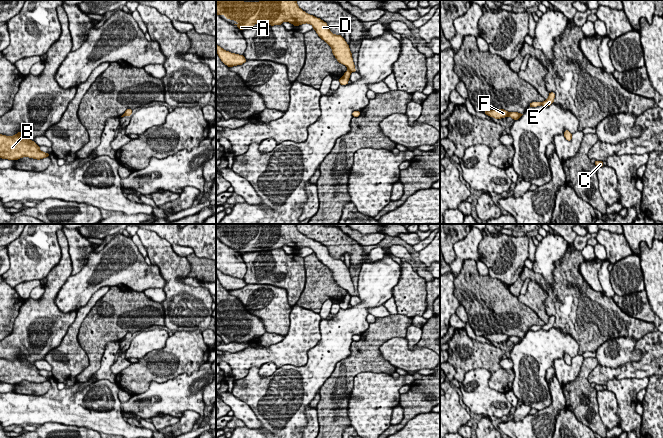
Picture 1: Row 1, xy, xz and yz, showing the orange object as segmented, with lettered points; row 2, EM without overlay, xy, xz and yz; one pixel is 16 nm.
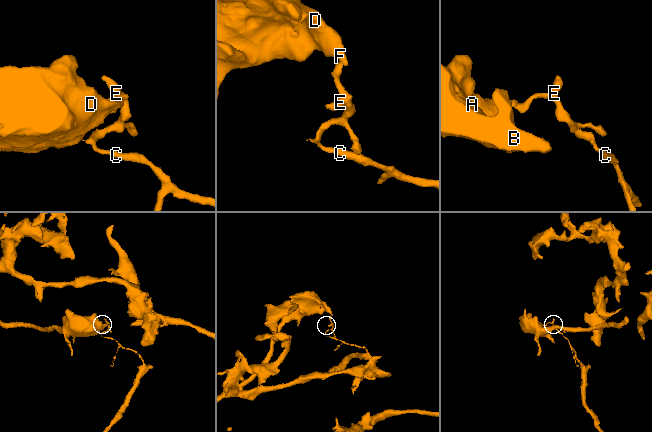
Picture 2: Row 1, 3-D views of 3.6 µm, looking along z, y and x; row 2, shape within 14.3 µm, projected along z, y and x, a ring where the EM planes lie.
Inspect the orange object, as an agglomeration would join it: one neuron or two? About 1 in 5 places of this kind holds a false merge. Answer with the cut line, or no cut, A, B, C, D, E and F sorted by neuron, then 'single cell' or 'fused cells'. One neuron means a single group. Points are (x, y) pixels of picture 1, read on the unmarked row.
cut xz (348, 292), (351, 295); groups A B D F / C E; fused cells

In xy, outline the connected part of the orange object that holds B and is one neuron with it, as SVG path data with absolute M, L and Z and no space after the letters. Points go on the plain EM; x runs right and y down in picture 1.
M18 356L14 360L0 358L0 382L2 383L15 385L22 381L29 381L40 384L49 380L49 377L42 376L40 370L23 356Z

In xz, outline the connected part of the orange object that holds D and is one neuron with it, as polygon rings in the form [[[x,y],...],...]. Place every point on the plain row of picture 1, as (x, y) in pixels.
[[[216,224],[216,239],[221,238],[224,238],[227,243],[237,245],[238,247],[234,249],[240,254],[252,252],[258,247],[268,247],[270,250],[274,250],[282,249],[284,245],[287,245],[297,251],[305,247],[311,248],[318,260],[332,272],[332,277],[337,285],[347,290],[351,296],[356,296],[352,277],[345,263],[341,259],[331,257],[326,246],[300,233],[297,224],[260,224],[259,227],[243,226],[242,224]]]

